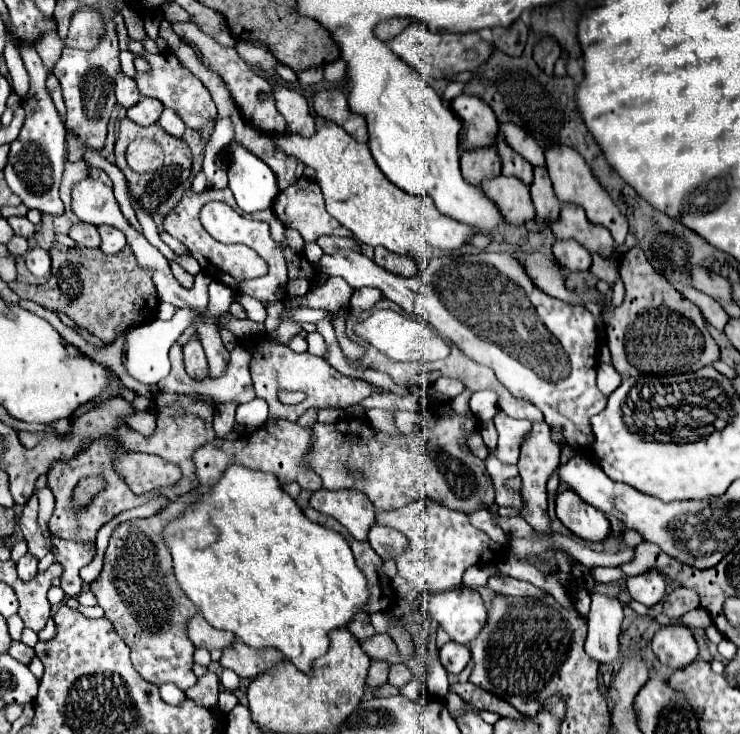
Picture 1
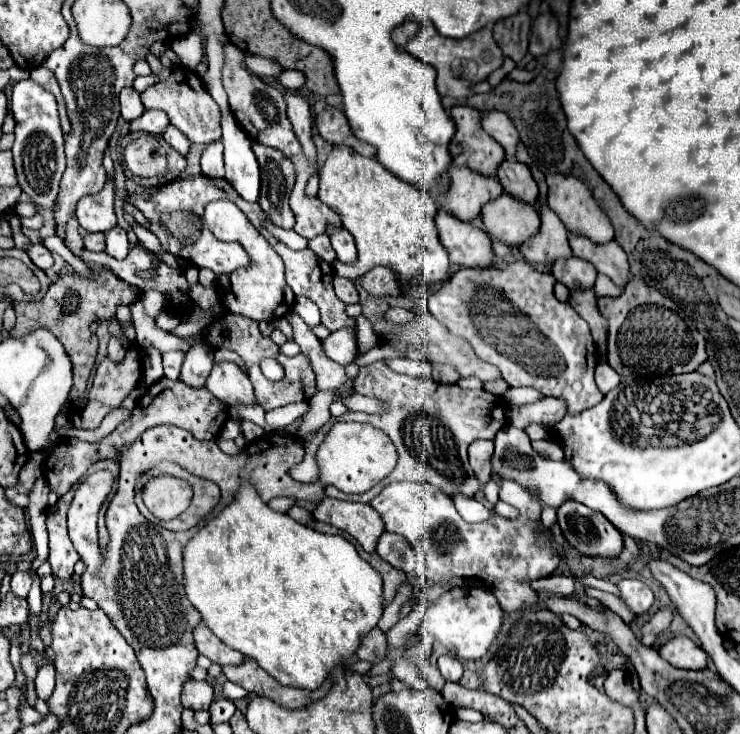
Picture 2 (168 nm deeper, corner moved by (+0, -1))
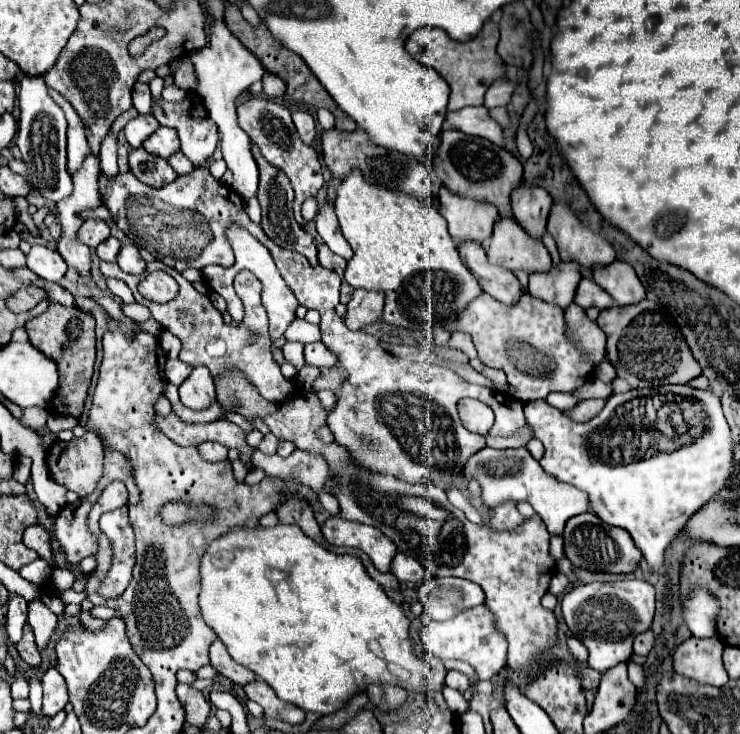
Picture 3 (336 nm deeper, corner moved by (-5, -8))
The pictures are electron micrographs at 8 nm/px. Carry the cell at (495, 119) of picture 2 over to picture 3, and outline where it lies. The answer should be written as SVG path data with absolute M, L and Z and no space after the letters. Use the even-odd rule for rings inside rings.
M467 106L455 112L447 112L447 122L453 130L481 136L497 146L503 146L503 128L487 114L485 106Z

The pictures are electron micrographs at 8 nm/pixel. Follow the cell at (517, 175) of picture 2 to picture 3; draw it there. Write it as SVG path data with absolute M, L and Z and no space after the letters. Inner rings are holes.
M523 184L519 190L513 192L511 202L513 202L515 220L525 228L525 232L541 240L541 236L545 234L549 210L553 206L549 194L537 186Z

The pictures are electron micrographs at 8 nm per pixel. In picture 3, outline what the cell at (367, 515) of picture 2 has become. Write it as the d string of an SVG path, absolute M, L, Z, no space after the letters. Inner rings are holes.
M333 516L323 524L321 530L329 544L359 548L371 558L371 562L379 572L389 572L389 566L391 566L393 554L397 554L397 548L375 526L367 526L361 522L347 522L339 516Z

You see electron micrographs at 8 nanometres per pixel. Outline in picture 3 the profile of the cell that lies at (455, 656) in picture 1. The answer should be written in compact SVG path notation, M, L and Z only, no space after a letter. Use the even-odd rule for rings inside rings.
M449 670L447 676L445 676L445 686L455 688L455 690L459 690L459 692L465 692L465 690L469 690L471 682L469 682L467 674L457 672L457 670Z

